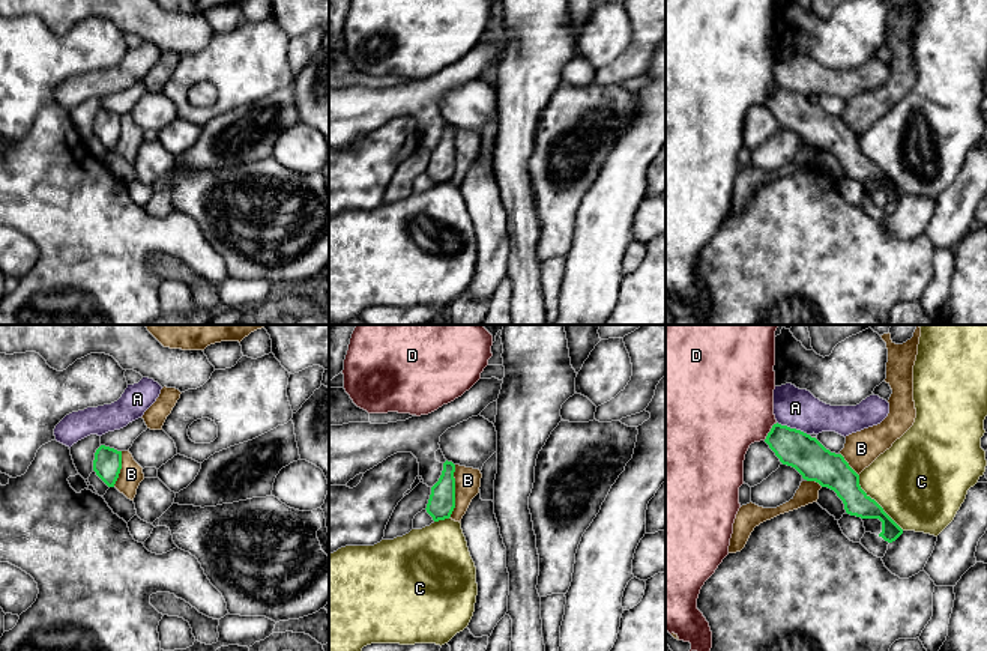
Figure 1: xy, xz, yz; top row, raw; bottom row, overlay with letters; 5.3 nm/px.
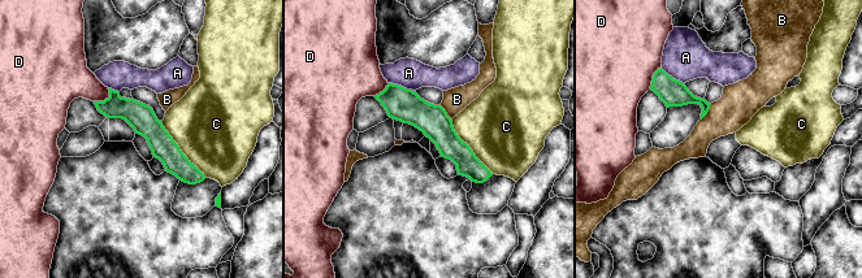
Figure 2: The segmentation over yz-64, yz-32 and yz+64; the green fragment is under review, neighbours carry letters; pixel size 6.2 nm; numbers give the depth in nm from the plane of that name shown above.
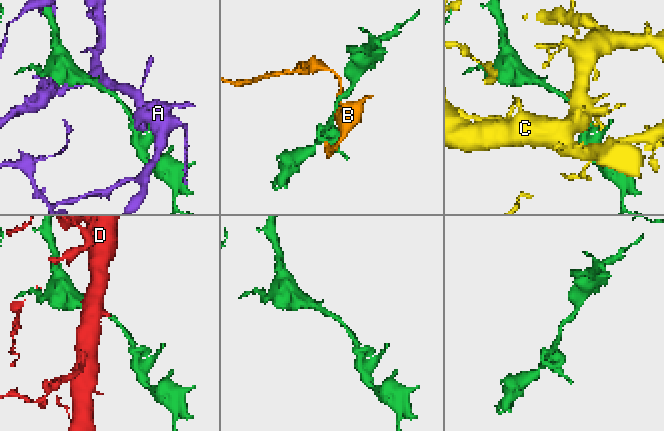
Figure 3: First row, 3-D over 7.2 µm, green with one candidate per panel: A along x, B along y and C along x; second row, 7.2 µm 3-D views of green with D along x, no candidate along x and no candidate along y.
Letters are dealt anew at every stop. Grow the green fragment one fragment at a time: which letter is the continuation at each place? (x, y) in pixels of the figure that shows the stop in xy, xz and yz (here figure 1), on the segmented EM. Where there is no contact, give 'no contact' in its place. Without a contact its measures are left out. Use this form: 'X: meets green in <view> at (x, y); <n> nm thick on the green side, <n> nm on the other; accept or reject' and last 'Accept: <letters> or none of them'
A: meets green in yz at (793, 429); 200 nm thick on the green side, 220 nm on the other; reject
B: meets green in xz at (454, 492); 140 nm thick on the green side, 140 nm on the other; reject
C: meets green in yz at (876, 502); 160 nm thick on the green side, 480 nm on the other; reject
D: meets green in yz at (771, 430); 200 nm thick on the green side, 440 nm on the other; reject
Accept: none of them

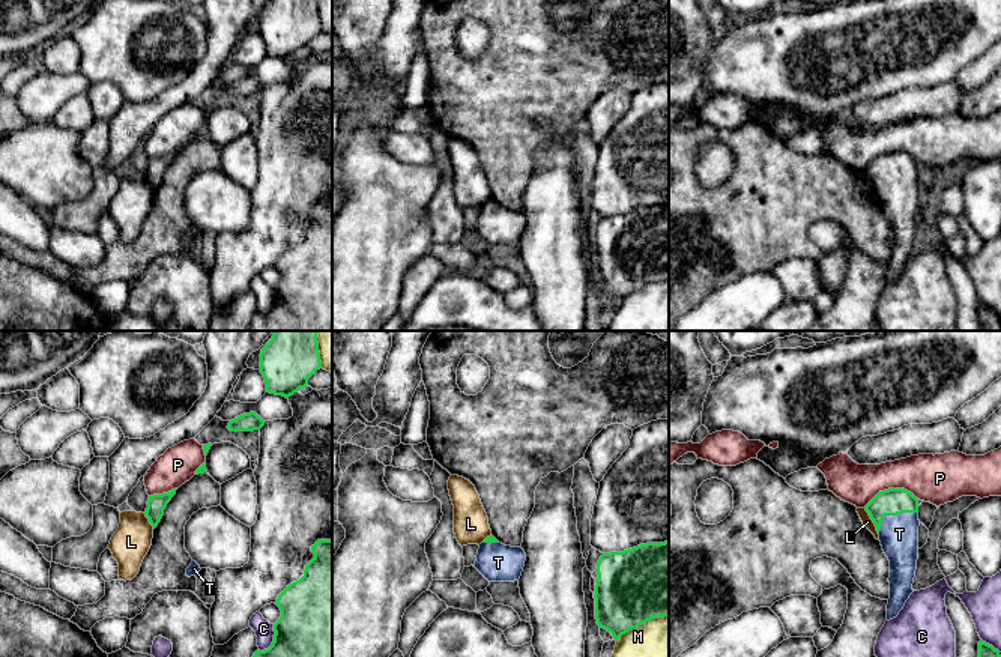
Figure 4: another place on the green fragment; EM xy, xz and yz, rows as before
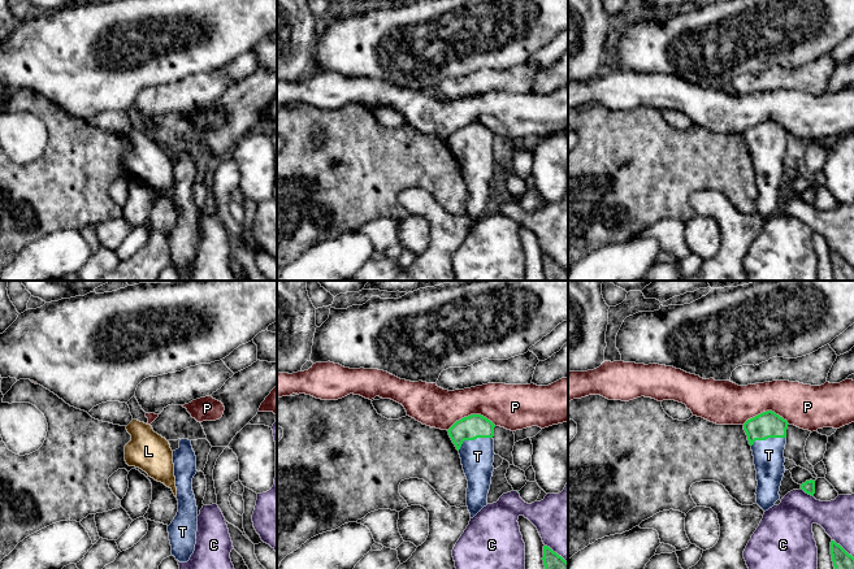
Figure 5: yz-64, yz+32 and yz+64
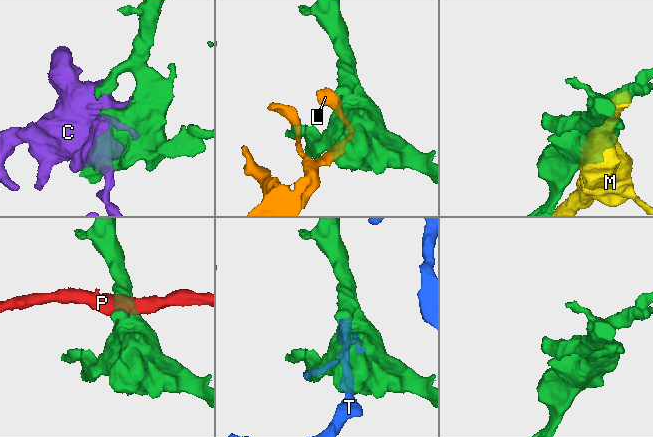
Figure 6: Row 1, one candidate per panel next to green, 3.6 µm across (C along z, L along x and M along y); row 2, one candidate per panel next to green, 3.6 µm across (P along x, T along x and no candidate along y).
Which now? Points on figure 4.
C: meets green in xy at (274, 639); 380 nm thick on the green side, 100 nm on the other; reject
L: meets green in yz at (872, 519); 140 nm thick on the green side, 60 nm on the other; reject
M: meets green in xz at (641, 624); 400 nm thick on the green side, 220 nm on the other; reject
P: meets green in yz at (890, 489); 140 nm thick on the green side, 260 nm on the other; reject
T: meets green in yz at (893, 514); 140 nm thick on the green side, 200 nm on the other; accept
Accept: T

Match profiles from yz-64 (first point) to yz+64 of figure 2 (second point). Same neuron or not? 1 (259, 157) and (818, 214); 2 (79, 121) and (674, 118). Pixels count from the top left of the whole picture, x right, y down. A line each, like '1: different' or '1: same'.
1: same
2: different

